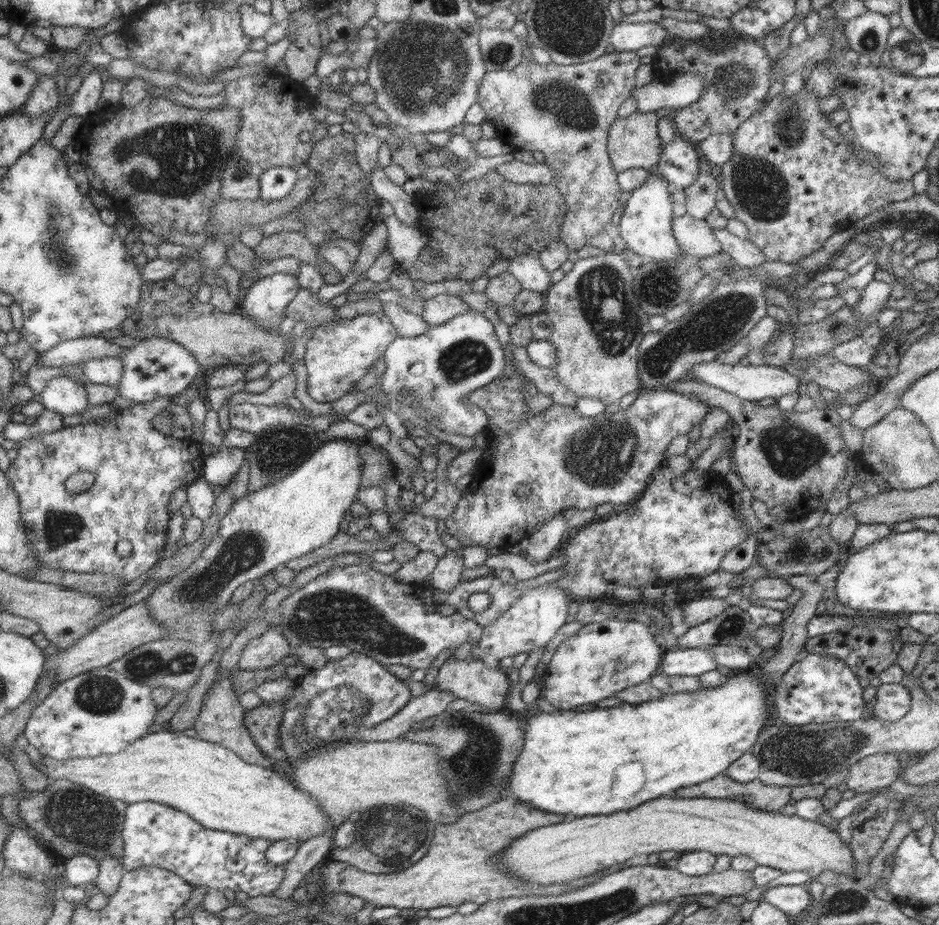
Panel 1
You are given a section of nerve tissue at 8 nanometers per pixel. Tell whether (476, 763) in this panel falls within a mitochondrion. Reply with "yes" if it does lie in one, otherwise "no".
yes

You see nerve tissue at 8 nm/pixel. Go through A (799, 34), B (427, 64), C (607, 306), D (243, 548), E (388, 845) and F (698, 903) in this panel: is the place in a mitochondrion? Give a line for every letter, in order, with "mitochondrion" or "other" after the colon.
A: other
B: mitochondrion
C: mitochondrion
D: mitochondrion
E: mitochondrion
F: other

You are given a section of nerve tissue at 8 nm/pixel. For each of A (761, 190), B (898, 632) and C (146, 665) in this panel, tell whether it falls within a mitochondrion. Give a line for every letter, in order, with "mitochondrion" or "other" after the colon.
A: mitochondrion
B: other
C: mitochondrion

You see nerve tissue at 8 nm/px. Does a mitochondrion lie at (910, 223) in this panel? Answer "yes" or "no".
no

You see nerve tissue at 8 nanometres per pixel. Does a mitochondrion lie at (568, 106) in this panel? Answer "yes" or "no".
yes

